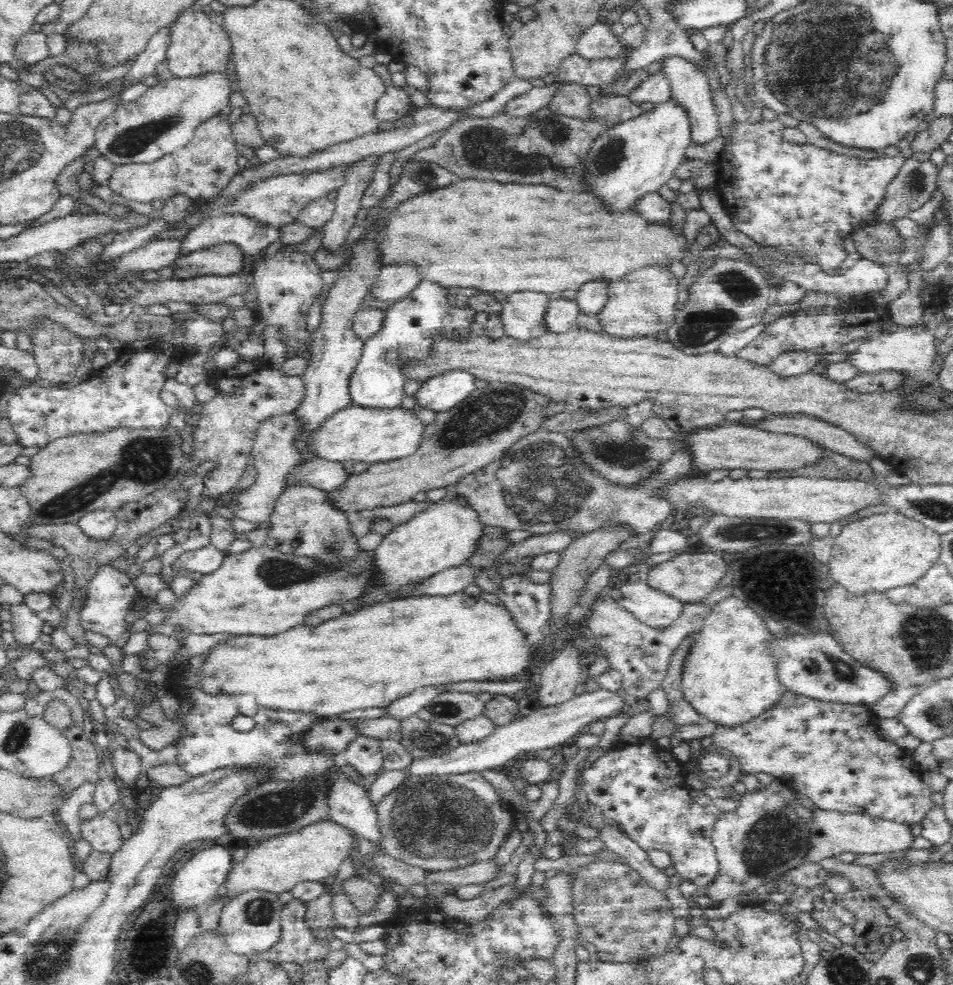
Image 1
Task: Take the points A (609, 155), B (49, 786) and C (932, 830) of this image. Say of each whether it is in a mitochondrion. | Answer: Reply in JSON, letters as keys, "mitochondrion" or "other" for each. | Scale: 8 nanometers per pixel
{"A":"mitochondrion","B":"other","C":"other"}

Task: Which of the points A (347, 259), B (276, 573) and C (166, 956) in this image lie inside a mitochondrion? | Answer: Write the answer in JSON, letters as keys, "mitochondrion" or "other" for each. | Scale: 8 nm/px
{"A":"other","B":"mitochondrion","C":"mitochondrion"}

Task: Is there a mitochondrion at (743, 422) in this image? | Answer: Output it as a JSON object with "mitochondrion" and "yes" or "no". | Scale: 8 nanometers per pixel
{"mitochondrion":"no"}

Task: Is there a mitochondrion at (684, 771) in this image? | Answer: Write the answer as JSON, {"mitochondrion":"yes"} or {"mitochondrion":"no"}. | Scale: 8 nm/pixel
{"mitochondrion":"no"}

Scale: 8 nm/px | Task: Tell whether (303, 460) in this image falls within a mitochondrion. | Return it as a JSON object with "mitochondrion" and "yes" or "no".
{"mitochondrion":"no"}

